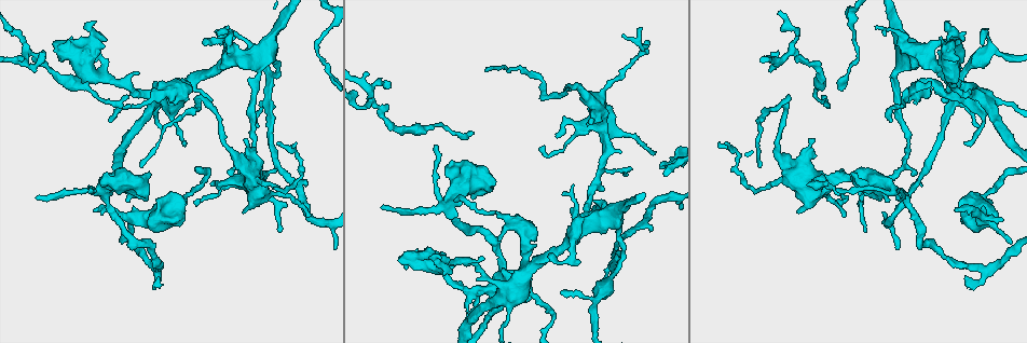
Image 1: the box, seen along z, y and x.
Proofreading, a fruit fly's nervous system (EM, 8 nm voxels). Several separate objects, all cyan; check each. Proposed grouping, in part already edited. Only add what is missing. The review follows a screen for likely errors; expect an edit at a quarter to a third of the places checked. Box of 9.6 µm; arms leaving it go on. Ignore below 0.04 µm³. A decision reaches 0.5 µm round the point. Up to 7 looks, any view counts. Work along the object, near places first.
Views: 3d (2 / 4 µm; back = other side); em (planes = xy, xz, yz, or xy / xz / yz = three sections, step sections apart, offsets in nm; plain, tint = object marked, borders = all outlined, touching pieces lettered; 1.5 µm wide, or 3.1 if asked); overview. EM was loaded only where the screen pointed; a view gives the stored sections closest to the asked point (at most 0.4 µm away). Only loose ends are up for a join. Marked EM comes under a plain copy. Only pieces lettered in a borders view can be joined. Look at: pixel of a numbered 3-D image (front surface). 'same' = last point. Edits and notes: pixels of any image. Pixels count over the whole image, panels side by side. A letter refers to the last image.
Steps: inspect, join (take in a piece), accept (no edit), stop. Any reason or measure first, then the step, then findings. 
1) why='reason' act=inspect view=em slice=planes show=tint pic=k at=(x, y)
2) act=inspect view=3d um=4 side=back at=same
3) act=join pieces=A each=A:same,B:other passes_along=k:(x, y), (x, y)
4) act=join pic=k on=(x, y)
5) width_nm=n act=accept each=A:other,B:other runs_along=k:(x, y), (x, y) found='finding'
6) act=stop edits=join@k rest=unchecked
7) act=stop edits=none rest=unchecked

act=inspect view=em slice=yz step=4 show=borders pic=1 at=(718, 145)

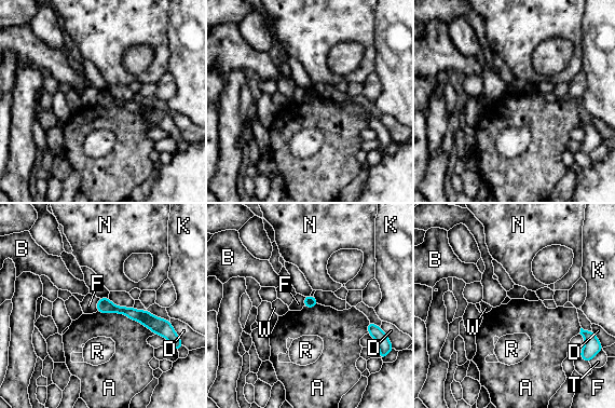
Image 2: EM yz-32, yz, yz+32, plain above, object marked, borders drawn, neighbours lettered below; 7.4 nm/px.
width_nm=90 act=accept each=A:other,B:other,D:other,F:other,K:other,N:other,R:other,T:other,W:other runs_along=2:(99, 306), (165, 323) found='no lettered piece goes on from it'

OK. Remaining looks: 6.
why='an open end' act=inspect view=em slice=planes show=borders pic=1 at=(386, 87)

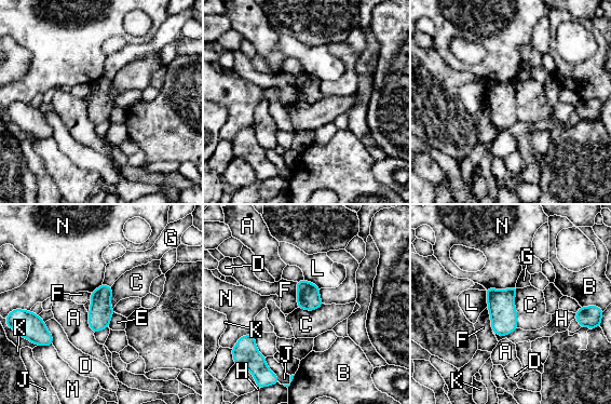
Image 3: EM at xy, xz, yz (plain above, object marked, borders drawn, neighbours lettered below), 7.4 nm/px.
width_nm=170 act=accept each=A:other,B:other,C:other,D:other,E:other,F:other,G:other,H:other,J:other,K:other,L:other,M:other,N:other border=3:(516, 288), (515, 311), (518, 327) found='no lettered piece goes on from it'

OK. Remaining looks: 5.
why='tapers out' act=inspect view=em slice=planes show=tint pic=1 at=(625, 176)

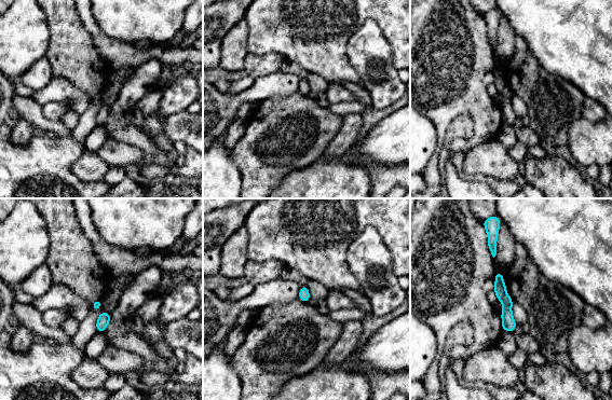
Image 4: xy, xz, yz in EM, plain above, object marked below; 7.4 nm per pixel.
why='see the neighbours' act=inspect view=em slice=planes show=borders at=same

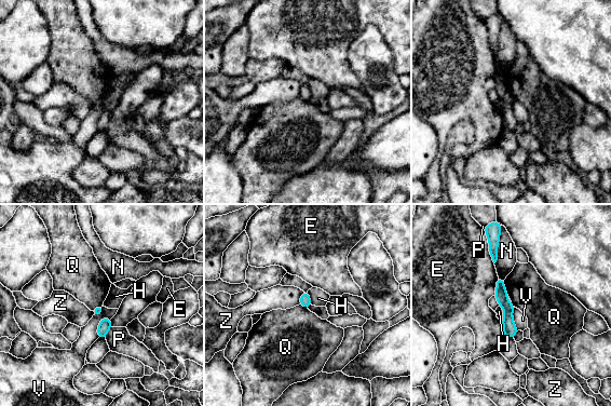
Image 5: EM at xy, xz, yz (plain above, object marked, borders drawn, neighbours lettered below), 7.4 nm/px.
act=accept each=E:other,H:other,N:other,P:other,Q:other,V:other,Z:other runs_along=5:(499, 282), (512, 334) found='none of them fits'

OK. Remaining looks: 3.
act=stop edits=none rest=unchecked

